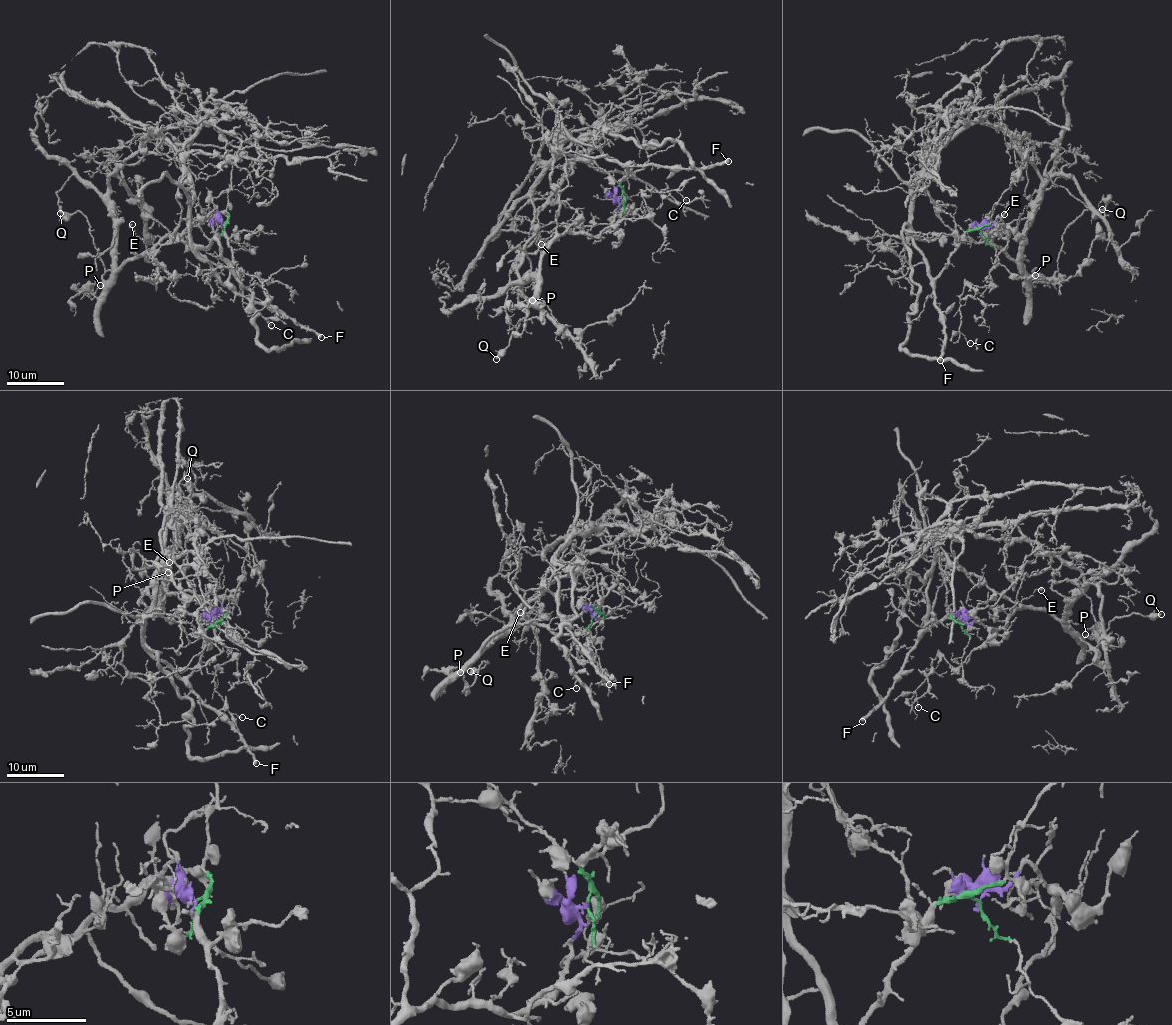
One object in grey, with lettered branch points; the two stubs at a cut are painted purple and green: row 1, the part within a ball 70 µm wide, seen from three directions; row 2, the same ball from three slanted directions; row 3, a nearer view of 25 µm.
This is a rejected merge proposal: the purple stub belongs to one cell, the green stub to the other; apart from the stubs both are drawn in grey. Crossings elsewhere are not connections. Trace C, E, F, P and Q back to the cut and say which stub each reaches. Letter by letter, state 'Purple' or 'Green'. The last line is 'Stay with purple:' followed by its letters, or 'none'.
C: Purple
E: Purple
F: Green
P: Purple
Q: Purple
Stay with purple: C, E, P, Q

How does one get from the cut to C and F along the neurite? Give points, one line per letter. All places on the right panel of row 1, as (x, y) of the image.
C: (981, 233), (998, 217), (1009, 232), (1006, 247), (991, 267), (989, 286), (964, 286), (960, 332), (970, 343)
F: (981, 233), (977, 229), (965, 233), (951, 254), (948, 267), (934, 283), (935, 298), (946, 339), (940, 361)

